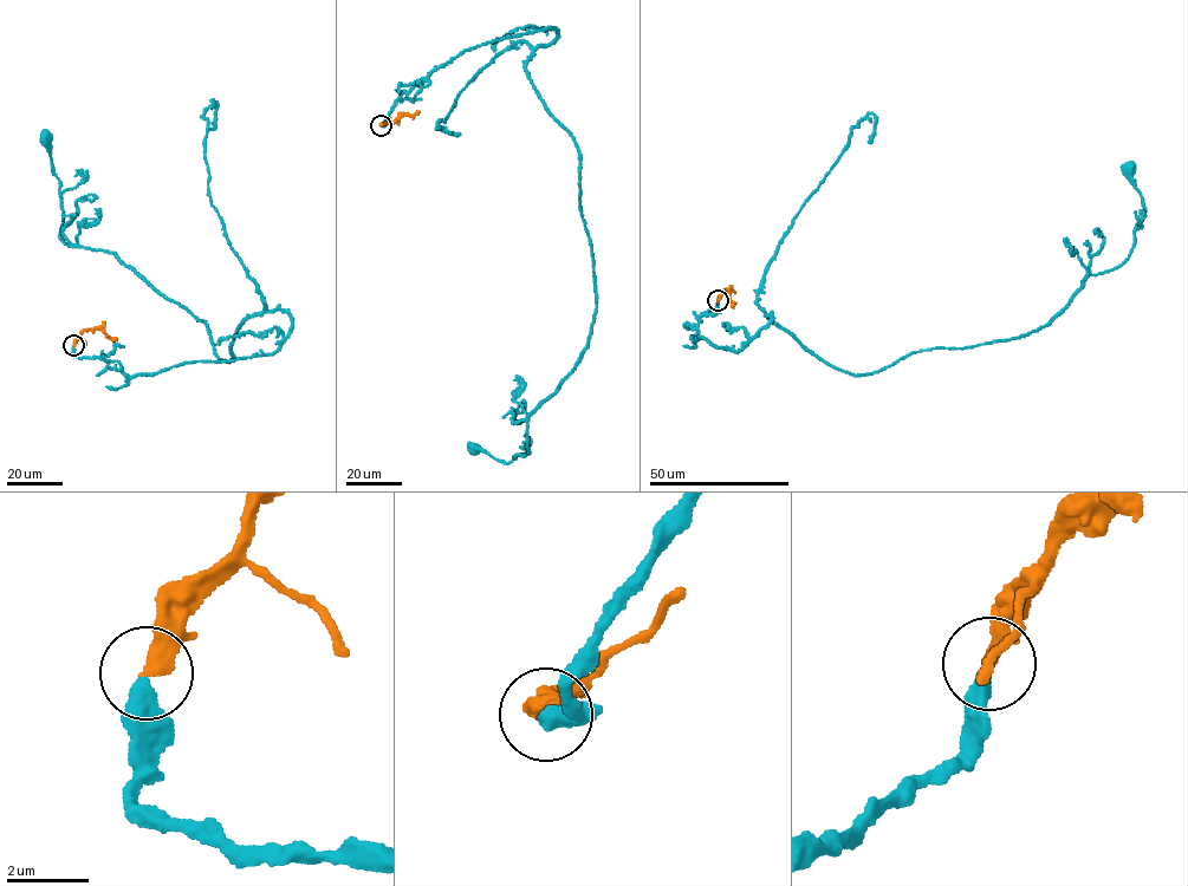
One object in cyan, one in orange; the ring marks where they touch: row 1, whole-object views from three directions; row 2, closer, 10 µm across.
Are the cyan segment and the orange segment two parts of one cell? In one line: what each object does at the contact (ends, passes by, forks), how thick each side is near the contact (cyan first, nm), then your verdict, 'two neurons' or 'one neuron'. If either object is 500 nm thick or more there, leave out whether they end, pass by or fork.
cyan ends; orange ends; calibres 440 and 380 nm; one neuron

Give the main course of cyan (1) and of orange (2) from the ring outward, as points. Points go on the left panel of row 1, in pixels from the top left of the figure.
1: (73, 346), (150, 375), (274, 353), (292, 320), (257, 312), (218, 358), (117, 255), (60, 240), (45, 137)
2: (73, 346), (83, 331), (96, 327), (117, 338)

